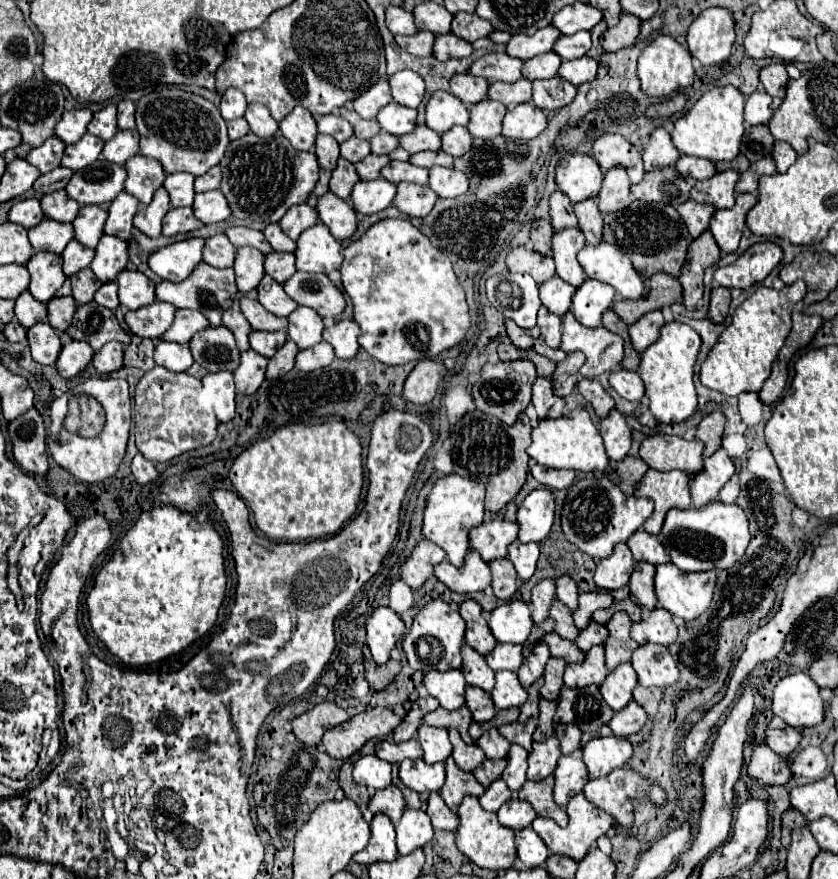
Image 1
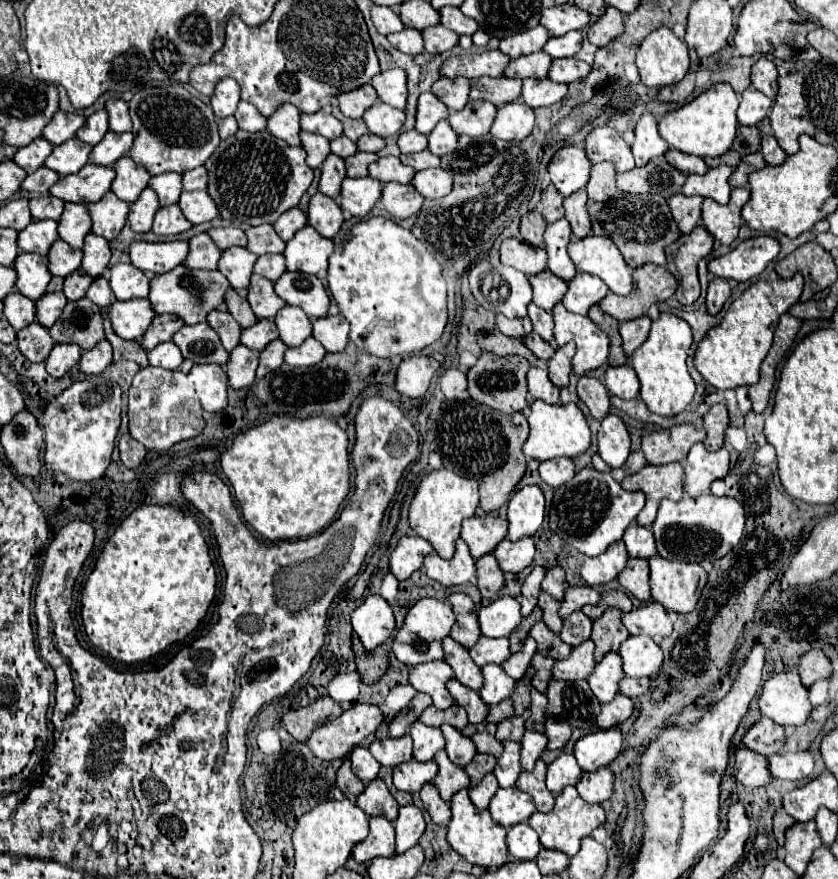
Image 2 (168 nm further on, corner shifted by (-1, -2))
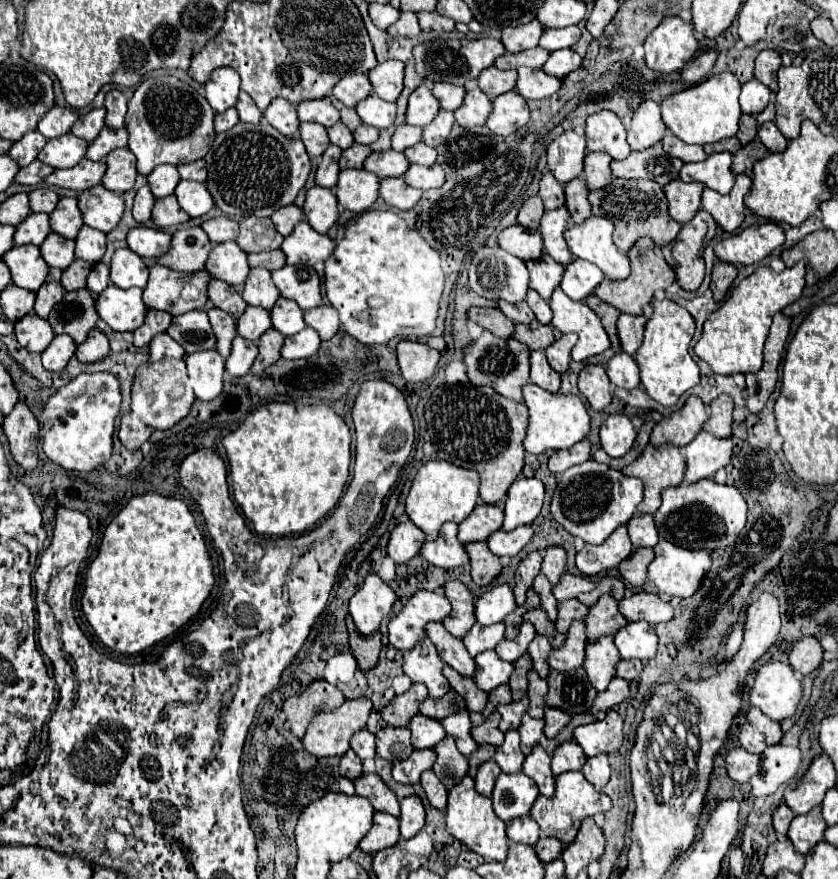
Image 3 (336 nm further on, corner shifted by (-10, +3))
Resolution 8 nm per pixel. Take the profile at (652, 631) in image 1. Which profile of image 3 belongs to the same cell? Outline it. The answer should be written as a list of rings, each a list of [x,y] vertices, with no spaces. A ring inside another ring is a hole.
[[[638,591],[630,597],[624,597],[618,607],[620,607],[620,613],[628,621],[644,619],[644,621],[656,625],[656,623],[666,623],[674,617],[674,609],[670,607],[670,603],[666,599],[662,599],[660,595],[654,595],[654,593],[646,593],[646,591]]]

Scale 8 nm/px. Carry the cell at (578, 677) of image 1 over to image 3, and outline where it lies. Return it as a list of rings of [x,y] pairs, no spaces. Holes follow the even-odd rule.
[[[574,621],[568,635],[566,635],[566,643],[560,649],[554,649],[552,655],[548,657],[548,663],[552,669],[556,671],[574,671],[578,667],[584,665],[584,649],[586,649],[586,625],[580,621]]]

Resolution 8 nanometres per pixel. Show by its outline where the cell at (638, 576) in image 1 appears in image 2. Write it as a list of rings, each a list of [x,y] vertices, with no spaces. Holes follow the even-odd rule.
[[[629,558],[625,570],[617,576],[619,584],[639,598],[641,602],[647,602],[651,598],[649,592],[649,562],[645,558]]]

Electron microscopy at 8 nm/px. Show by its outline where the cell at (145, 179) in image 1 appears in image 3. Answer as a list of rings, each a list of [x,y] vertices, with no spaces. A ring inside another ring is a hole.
[[[126,147],[112,151],[106,157],[106,163],[108,163],[108,171],[102,179],[102,185],[108,187],[110,191],[116,191],[116,193],[130,191],[136,183],[136,177],[138,177],[134,153],[130,153]]]

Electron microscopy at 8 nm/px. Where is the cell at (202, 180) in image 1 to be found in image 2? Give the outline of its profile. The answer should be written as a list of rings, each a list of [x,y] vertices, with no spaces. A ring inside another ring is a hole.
[[[205,166],[187,170],[181,174],[181,178],[183,178],[183,190],[205,190],[205,184],[207,184]]]

